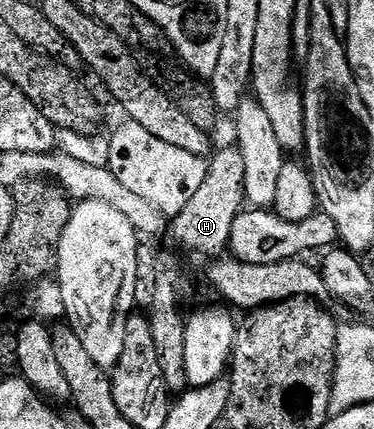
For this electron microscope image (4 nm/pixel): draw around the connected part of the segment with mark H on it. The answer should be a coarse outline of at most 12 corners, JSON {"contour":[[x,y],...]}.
{"contour":[[236,145],[207,160],[172,235],[205,257],[229,250],[245,210],[245,162]]}

